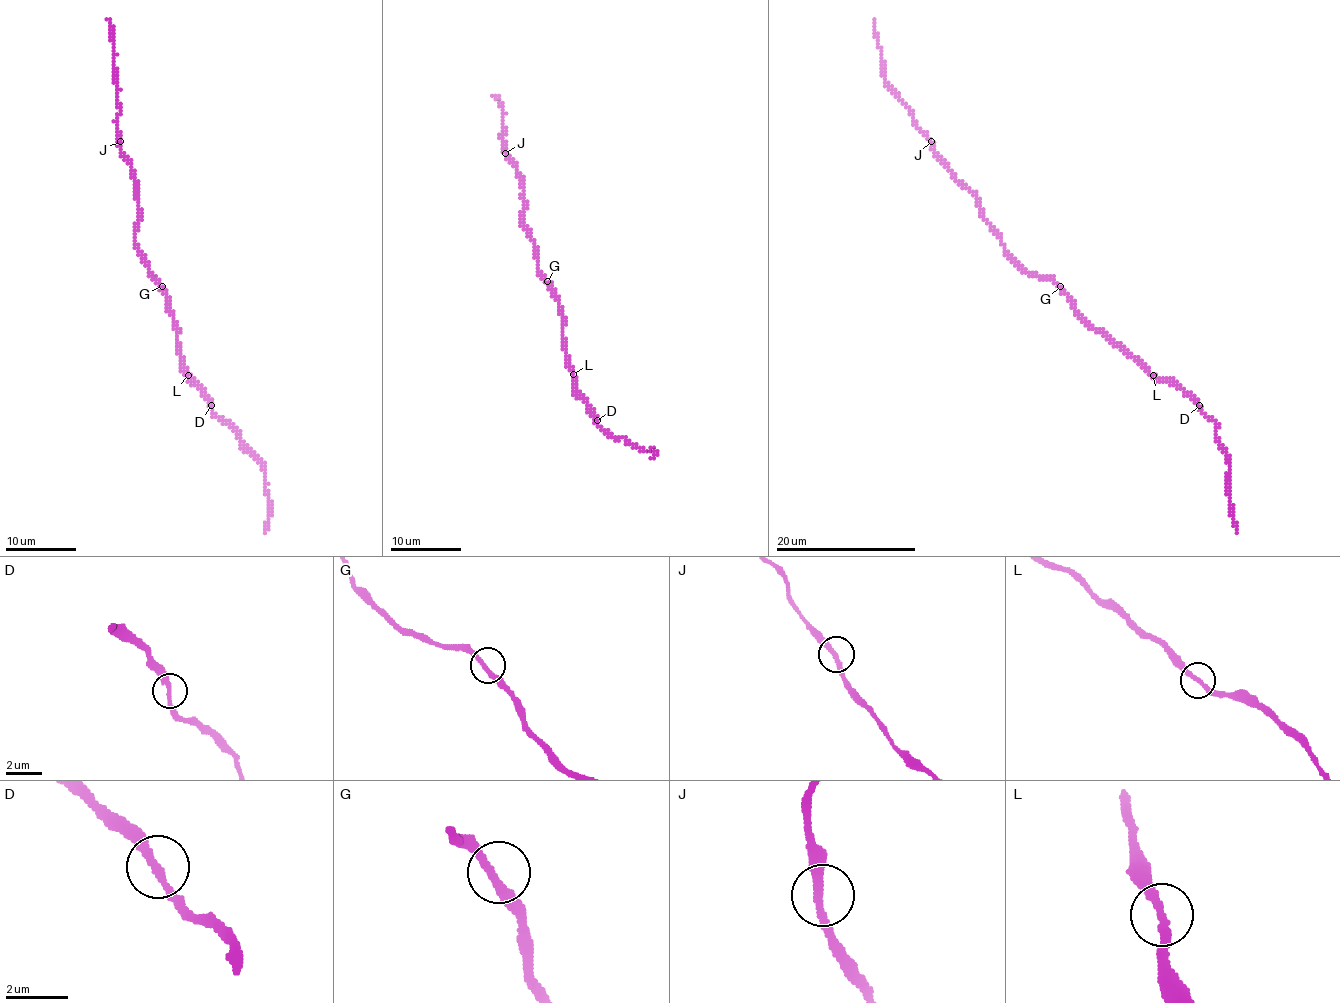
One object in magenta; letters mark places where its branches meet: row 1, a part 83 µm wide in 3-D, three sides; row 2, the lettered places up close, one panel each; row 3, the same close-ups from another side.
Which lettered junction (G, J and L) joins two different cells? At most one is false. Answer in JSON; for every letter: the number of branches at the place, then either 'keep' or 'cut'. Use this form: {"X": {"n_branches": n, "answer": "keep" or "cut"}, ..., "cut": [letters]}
{"G": {"n_branches": 2, "answer": "keep"}, "J": {"n_branches": 2, "answer": "keep"}, "L": {"n_branches": 2, "answer": "keep"}, "cut": []}

